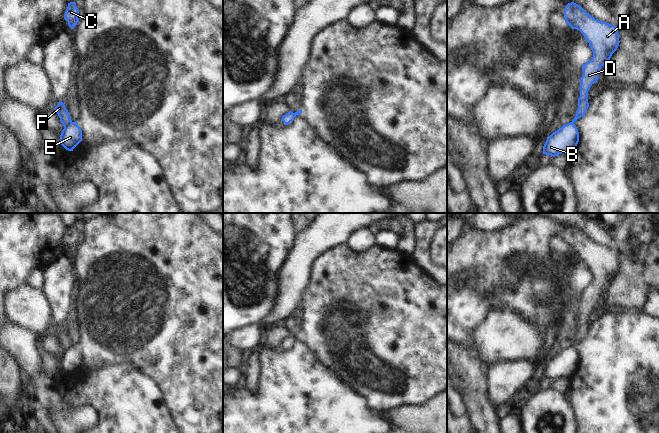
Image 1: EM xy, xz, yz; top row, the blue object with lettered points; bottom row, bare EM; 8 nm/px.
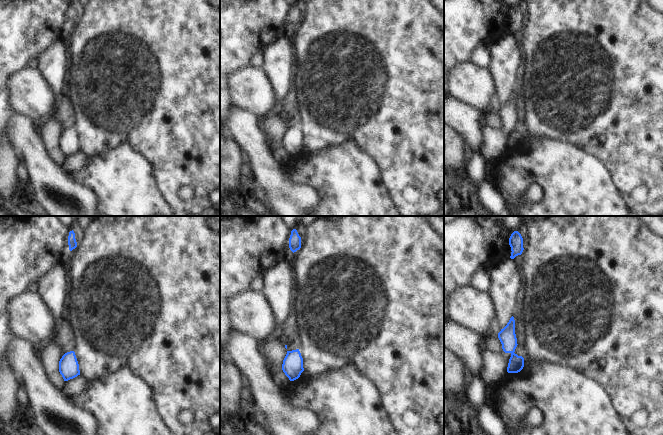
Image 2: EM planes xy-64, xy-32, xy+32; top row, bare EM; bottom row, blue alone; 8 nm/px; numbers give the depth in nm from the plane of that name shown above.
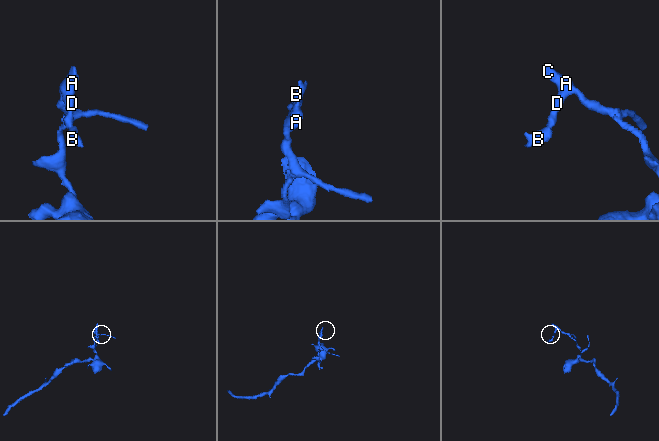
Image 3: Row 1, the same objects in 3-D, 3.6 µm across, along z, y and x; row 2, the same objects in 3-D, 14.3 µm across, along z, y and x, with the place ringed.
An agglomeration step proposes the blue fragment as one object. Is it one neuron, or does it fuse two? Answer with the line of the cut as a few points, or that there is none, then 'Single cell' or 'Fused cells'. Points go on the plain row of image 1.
Split along xy (71, 345), (64, 350). Fused cells

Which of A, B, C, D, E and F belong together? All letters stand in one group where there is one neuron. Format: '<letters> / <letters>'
A C D F / B E

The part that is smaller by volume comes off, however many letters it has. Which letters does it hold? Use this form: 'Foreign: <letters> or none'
Foreign: B, E

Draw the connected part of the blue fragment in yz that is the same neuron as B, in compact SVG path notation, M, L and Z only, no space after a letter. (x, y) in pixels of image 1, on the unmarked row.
M570 346L547 361L543 370L543 378L553 381L562 377L571 378L578 366L578 353L573 346Z

